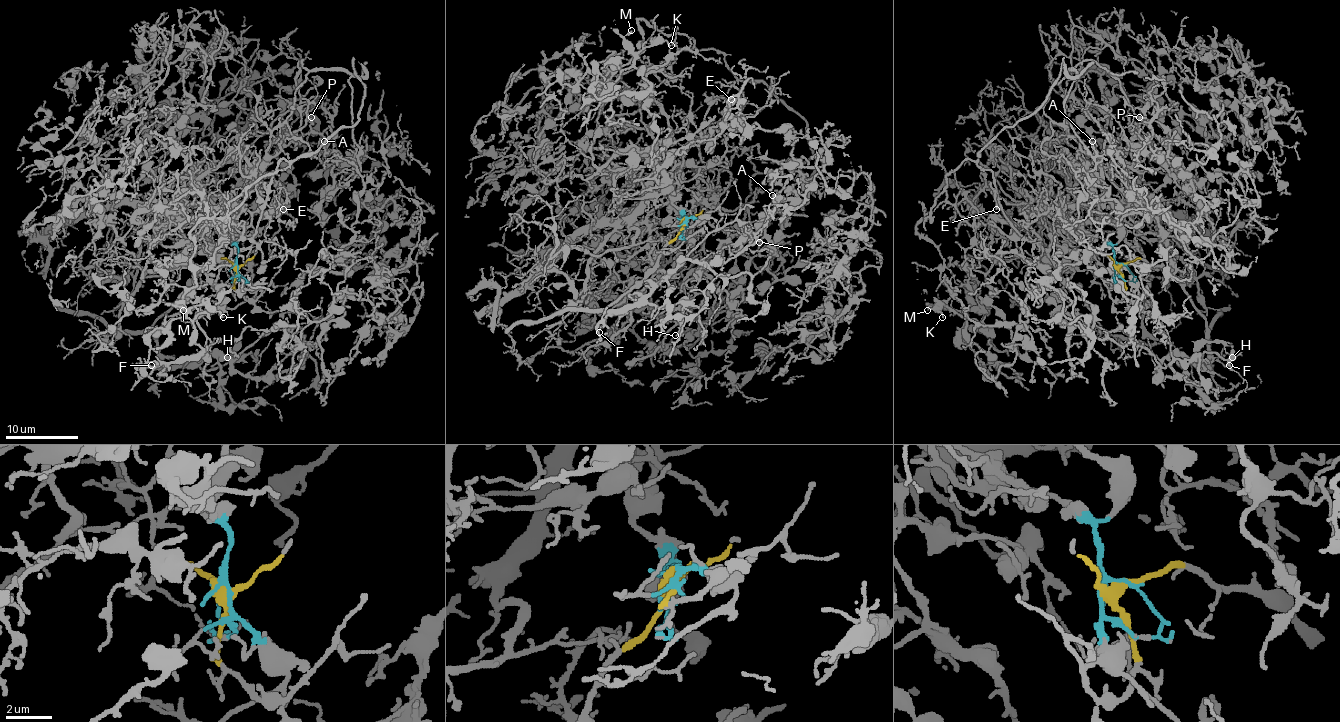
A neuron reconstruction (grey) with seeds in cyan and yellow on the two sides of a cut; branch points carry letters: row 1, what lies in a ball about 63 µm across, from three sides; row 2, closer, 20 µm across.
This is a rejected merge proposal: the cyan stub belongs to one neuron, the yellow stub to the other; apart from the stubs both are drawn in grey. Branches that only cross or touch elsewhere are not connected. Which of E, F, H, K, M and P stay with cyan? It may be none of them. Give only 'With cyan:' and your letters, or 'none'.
With cyan: E, K, M, P

